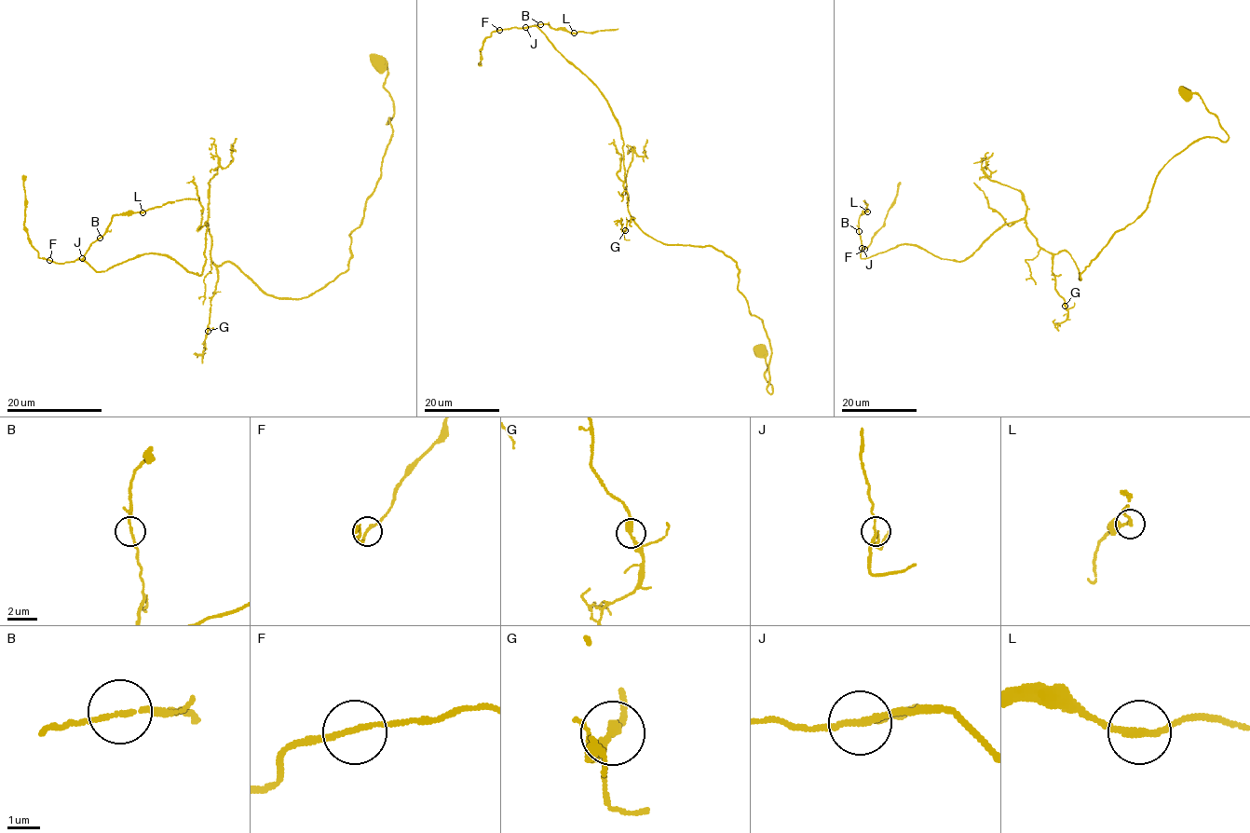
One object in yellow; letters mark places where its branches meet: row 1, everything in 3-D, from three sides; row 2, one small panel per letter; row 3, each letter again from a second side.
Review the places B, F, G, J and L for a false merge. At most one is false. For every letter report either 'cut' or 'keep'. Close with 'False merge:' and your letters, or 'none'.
B: keep
F: keep
G: keep
J: keep
L: keep
False merge: none

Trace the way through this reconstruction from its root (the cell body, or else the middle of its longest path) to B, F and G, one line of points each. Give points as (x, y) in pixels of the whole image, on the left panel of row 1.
B: (377, 61), (392, 135), (322, 288), (265, 294), (208, 222), (201, 275), (96, 271), (100, 238)
F: (377, 61), (392, 135), (322, 288), (265, 294), (210, 260), (208, 222), (201, 275), (49, 260)
G: (377, 61), (387, 70), (392, 135), (349, 235), (348, 268), (290, 298), (265, 294), (225, 262), (208, 331)

